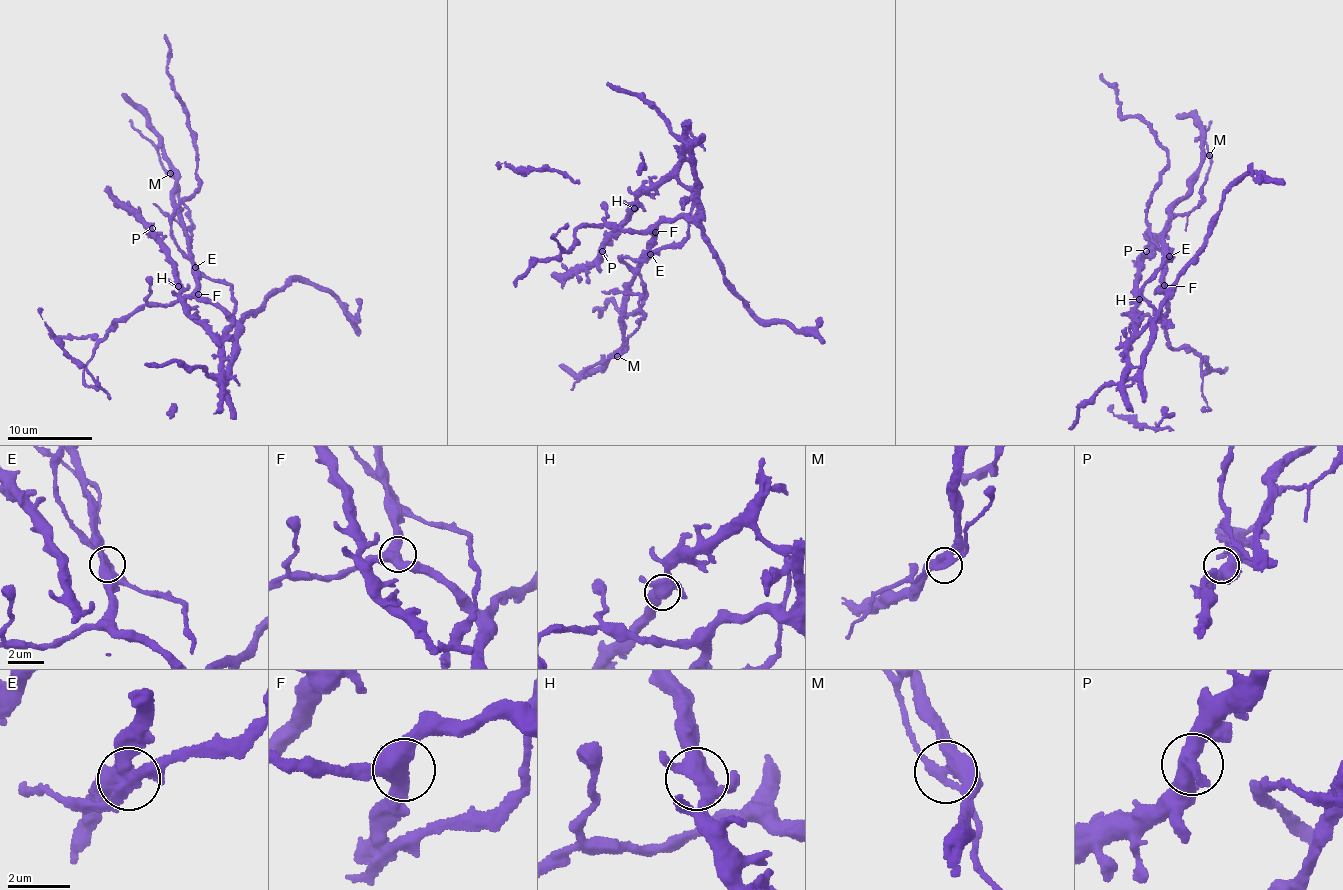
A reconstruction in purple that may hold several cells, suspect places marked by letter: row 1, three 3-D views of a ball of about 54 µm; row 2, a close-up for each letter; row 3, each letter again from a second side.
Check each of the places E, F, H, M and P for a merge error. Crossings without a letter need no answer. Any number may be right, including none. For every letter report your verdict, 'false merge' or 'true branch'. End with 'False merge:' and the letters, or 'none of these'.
E: false merge
F: true branch
H: true branch
M: false merge
P: true branch
False merge: E, M

